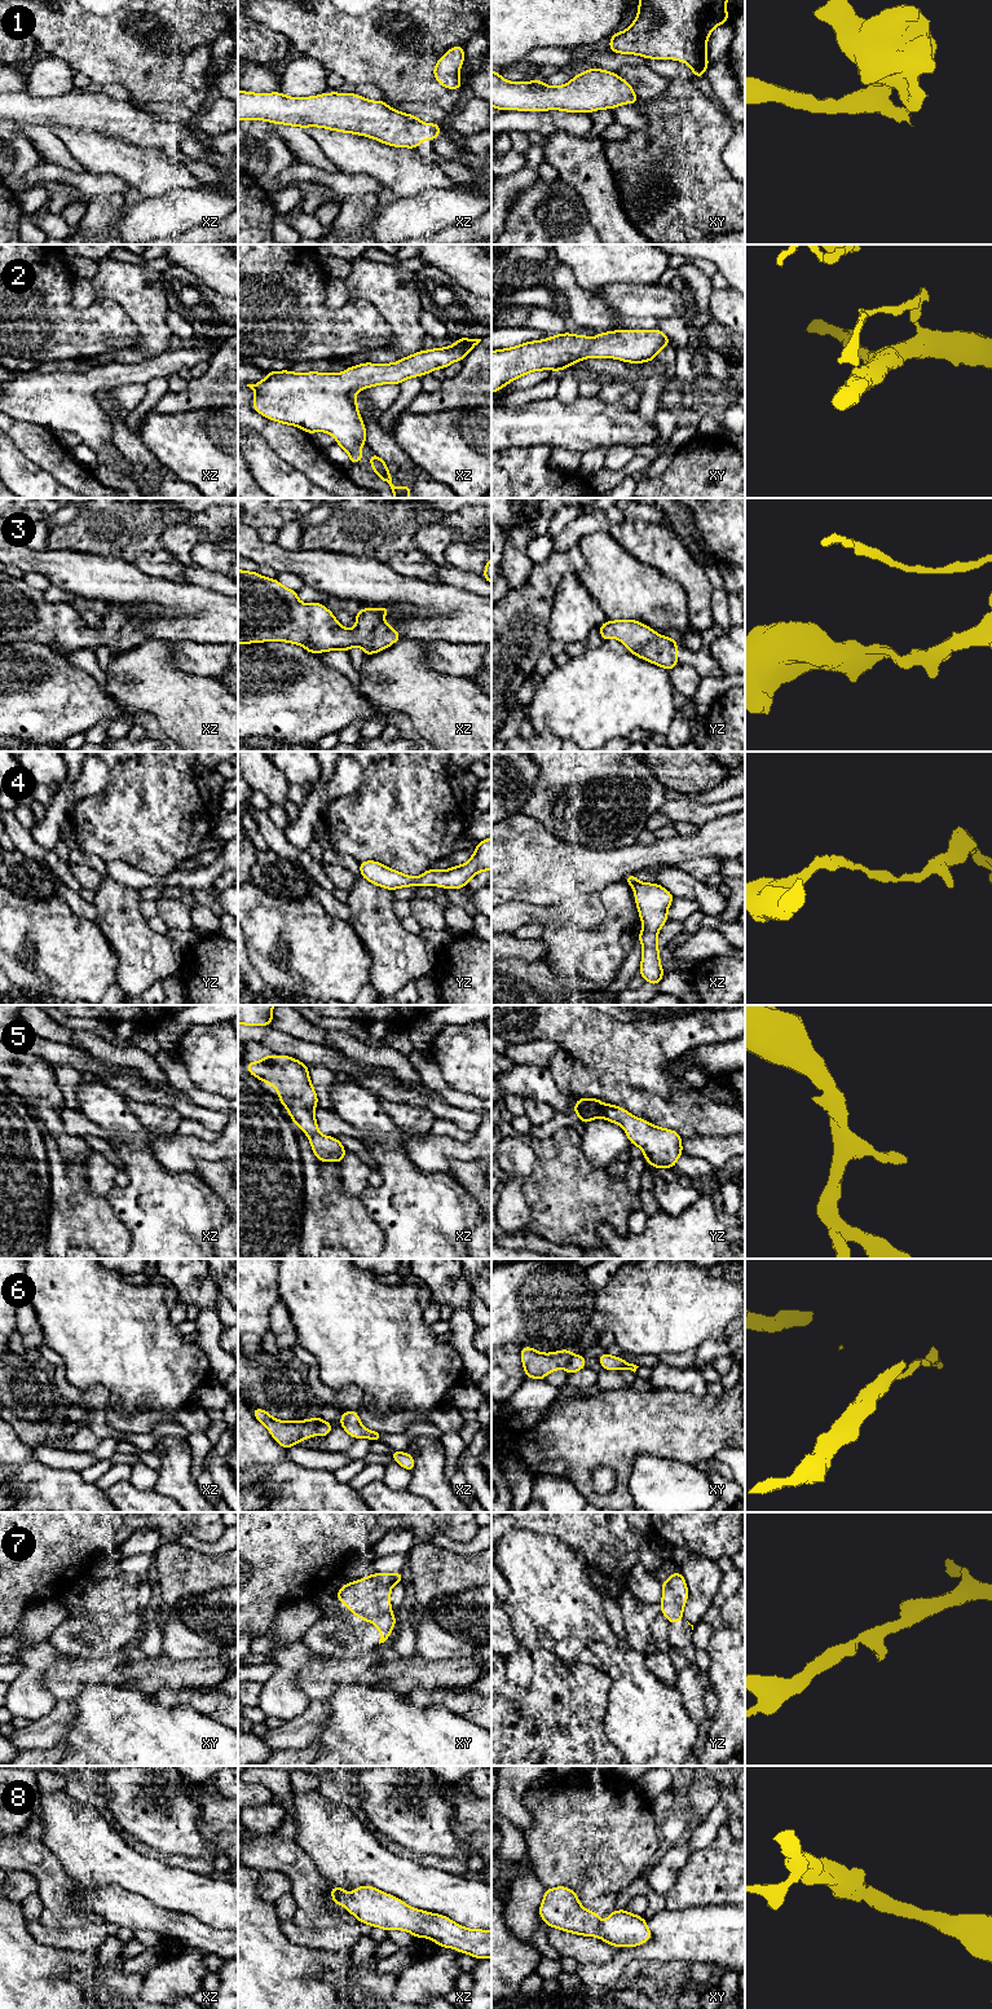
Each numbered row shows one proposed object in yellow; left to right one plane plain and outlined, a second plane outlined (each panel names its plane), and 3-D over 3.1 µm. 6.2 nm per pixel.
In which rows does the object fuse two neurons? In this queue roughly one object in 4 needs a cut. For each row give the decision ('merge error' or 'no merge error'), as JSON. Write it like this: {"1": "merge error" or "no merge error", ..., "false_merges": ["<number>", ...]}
{"1": "no merge error", "2": "no merge error", "3": "no merge error", "4": "no merge error", "5": "no merge error", "6": "merge error", "7": "no merge error", "8": "no merge error", "false_merges": ["6"]}

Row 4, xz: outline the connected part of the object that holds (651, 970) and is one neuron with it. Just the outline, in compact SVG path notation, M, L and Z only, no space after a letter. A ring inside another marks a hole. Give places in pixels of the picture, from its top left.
M635 873L627 874L625 881L634 889L635 903L644 928L636 935L643 946L639 974L645 982L657 986L665 974L660 962L657 934L669 920L667 909L675 896L658 884L639 882Z

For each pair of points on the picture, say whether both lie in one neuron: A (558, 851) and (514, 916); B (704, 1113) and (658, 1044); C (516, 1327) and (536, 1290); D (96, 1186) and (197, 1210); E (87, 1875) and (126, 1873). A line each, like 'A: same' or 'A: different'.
A: different
B: different
C: same
D: different
E: same

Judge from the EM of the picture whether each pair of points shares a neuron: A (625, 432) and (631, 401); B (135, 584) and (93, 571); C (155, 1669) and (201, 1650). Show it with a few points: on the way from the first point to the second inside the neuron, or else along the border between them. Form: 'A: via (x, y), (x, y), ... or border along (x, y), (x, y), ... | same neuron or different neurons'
A: border along (600, 400), (620, 402), (635, 409) | different neurons
B: via (124, 584), (104, 577) | same neuron
C: border along (162, 1653), (175, 1659), (208, 1657) | different neurons

